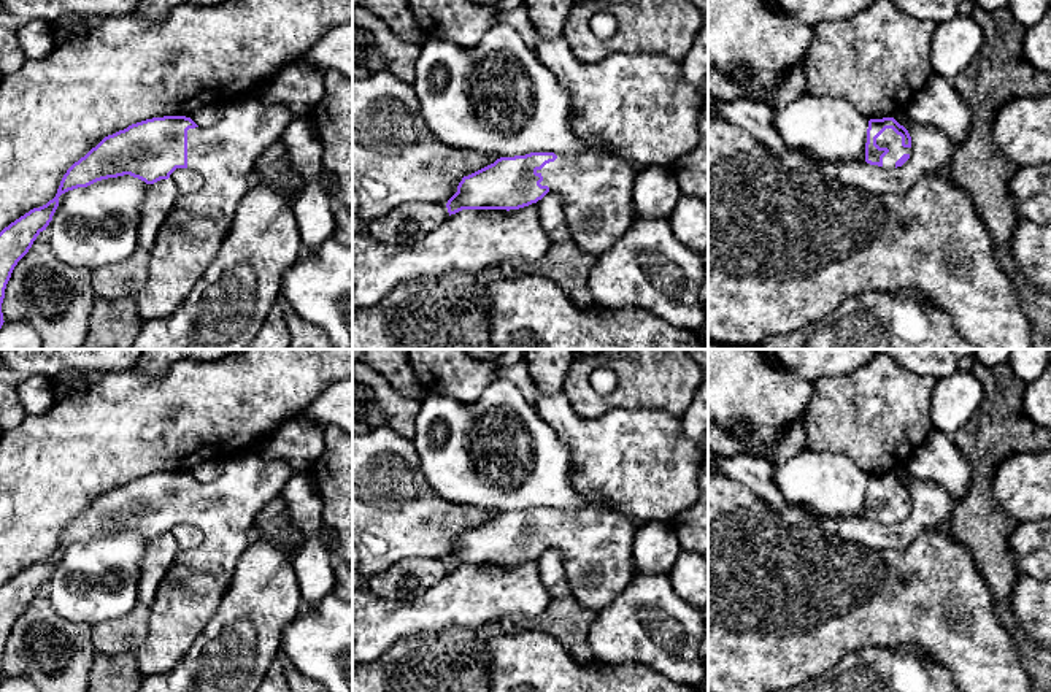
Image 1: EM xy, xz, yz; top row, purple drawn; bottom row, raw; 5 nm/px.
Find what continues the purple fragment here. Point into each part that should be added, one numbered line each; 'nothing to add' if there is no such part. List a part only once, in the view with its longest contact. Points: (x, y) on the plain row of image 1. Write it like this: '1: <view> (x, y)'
1: yz (888, 494)

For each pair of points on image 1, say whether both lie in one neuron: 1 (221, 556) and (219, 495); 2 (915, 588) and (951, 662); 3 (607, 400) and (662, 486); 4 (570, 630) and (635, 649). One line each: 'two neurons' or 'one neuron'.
1: one neuron
2: one neuron
3: two neurons
4: two neurons

